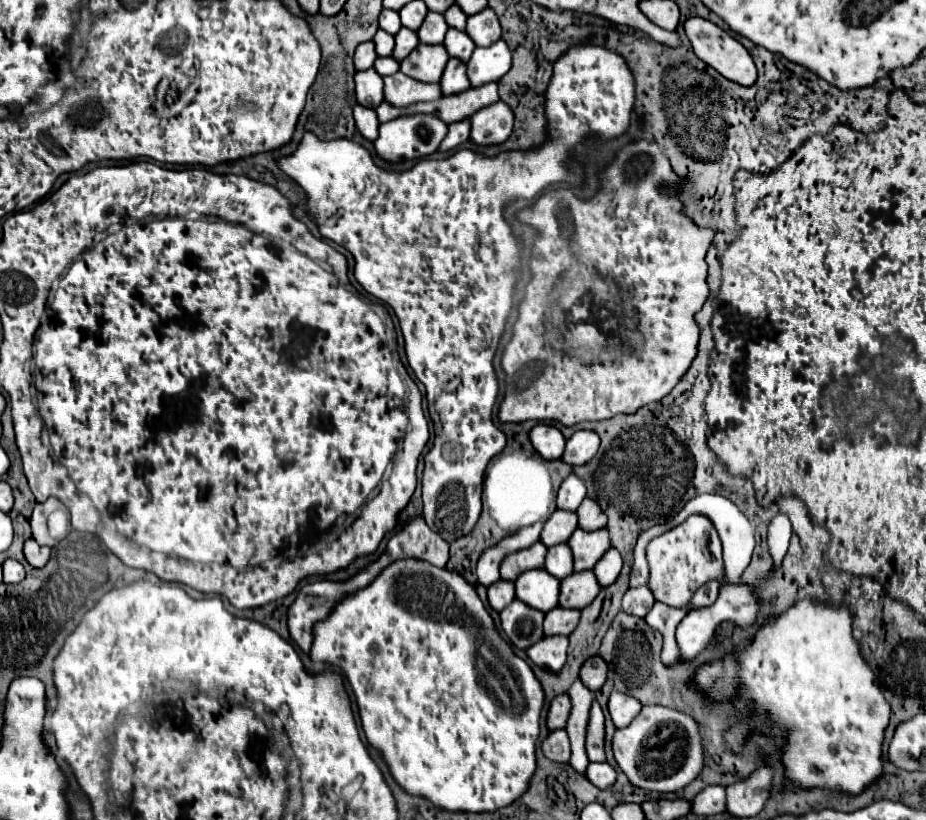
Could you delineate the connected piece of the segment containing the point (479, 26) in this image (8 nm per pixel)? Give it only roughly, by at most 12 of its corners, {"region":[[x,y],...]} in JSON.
{"region":[[487,7],[467,19],[465,33],[477,47],[499,41],[501,25]]}

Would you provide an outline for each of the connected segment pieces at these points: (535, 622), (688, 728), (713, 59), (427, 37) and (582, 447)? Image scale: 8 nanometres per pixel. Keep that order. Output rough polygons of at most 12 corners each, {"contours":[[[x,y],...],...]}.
{"contours":[[[513,601],[501,629],[517,649],[543,639],[543,613]],[[645,705],[611,747],[631,785],[675,793],[703,767],[695,719]],[[707,19],[685,21],[695,55],[725,79],[751,87],[747,49]],[[427,13],[417,31],[419,43],[441,45],[447,29],[443,15]],[[575,431],[561,461],[585,465],[599,449],[599,435]]]}

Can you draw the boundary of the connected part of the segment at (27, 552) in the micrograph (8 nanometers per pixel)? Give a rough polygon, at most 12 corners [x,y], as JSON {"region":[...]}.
{"region":[[27,539],[23,555],[31,567],[49,561],[49,547]]}

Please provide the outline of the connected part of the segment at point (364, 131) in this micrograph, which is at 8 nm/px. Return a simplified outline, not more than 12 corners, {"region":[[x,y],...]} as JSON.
{"region":[[355,105],[355,127],[365,139],[377,139],[375,111]]}

